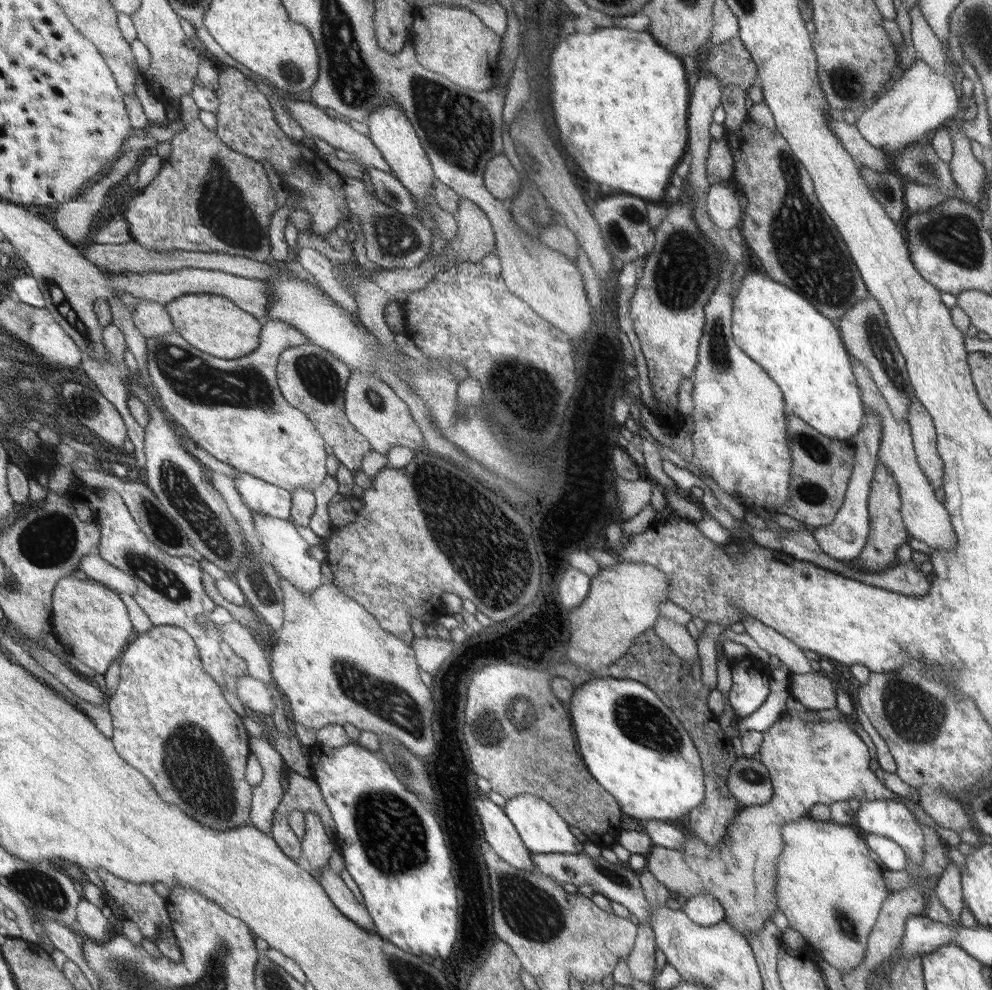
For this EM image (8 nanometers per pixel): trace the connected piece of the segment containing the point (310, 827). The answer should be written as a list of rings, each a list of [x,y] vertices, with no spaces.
[[[315,812],[304,813],[306,834],[301,841],[304,856],[310,863],[310,874],[320,878],[320,870],[330,866],[330,858],[334,852],[333,840],[328,838],[326,828],[320,822],[320,816]]]

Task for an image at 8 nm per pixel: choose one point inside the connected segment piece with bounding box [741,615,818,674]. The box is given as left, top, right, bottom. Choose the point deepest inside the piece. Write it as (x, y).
(775, 644)

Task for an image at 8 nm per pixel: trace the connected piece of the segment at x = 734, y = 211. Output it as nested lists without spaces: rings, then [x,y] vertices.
[[[732,183],[711,185],[707,194],[707,209],[718,228],[730,230],[740,226],[743,212],[736,197],[737,191]]]

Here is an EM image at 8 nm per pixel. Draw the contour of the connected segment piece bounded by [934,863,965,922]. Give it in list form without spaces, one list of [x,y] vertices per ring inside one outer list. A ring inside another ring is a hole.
[[[952,863],[946,872],[939,878],[935,887],[936,898],[942,902],[942,906],[948,910],[950,918],[956,922],[961,918],[965,903],[962,897],[961,872]]]

